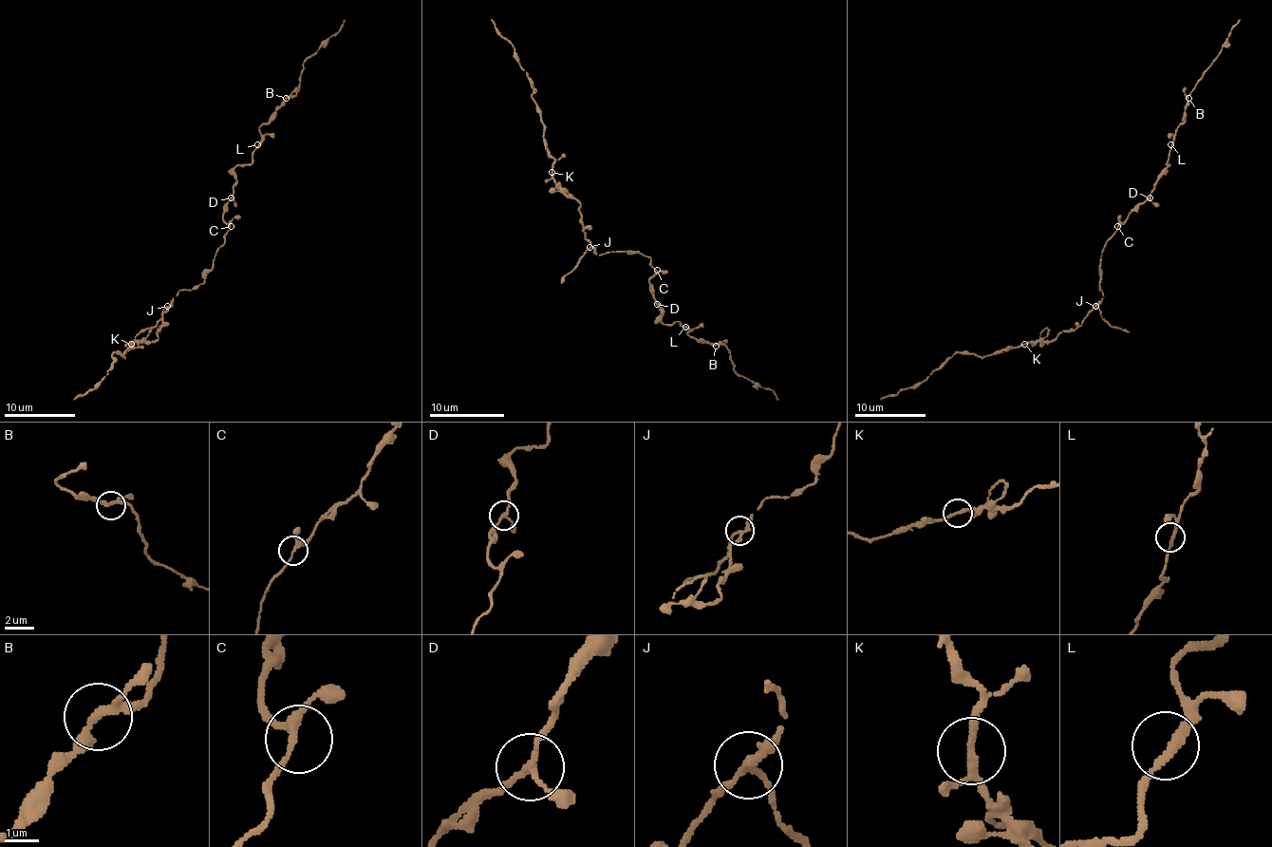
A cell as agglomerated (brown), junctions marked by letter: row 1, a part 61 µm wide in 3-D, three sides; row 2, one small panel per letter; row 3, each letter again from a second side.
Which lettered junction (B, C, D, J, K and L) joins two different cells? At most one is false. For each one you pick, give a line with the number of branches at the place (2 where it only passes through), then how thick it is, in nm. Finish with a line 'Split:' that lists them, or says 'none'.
J: branches 3; calibre 200 nm
Split: J

